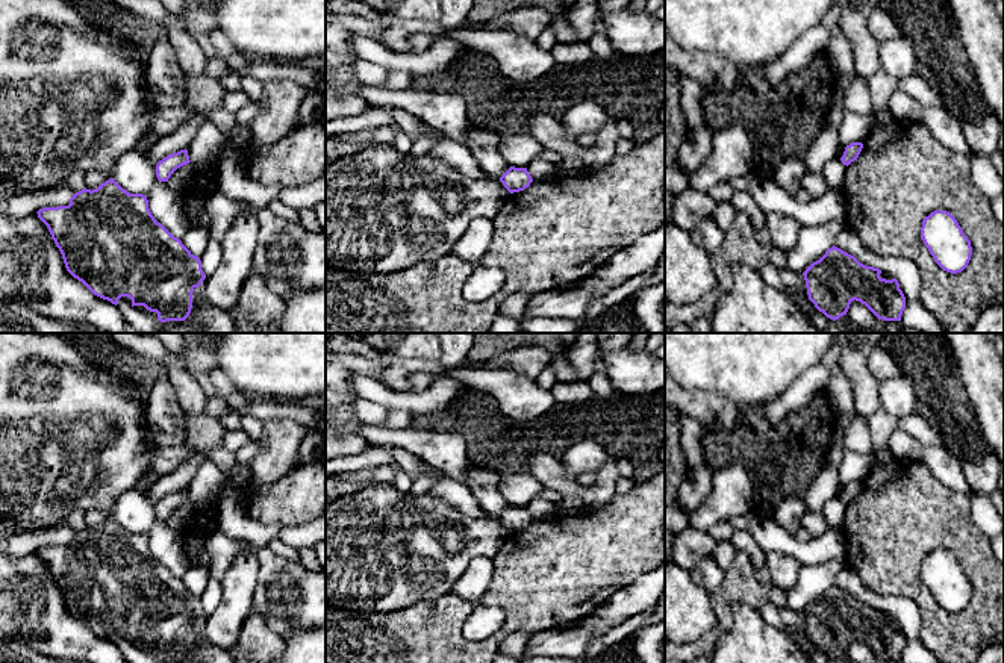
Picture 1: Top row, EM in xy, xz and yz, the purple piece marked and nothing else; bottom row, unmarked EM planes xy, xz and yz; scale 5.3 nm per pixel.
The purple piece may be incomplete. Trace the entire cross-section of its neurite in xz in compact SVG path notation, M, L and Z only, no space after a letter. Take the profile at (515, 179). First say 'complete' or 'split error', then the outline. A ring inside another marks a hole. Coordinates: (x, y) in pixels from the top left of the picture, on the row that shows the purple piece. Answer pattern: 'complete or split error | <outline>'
complete | M510 167L501 177L500 182L504 188L513 194L524 191L533 182L532 176L529 174L527 168L515 168Z

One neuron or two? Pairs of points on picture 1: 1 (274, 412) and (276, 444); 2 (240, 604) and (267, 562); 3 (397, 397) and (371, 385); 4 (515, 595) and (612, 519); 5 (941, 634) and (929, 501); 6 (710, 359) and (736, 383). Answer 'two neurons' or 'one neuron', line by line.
1: two neurons
2: two neurons
3: one neuron
4: one neuron
5: one neuron
6: one neuron

